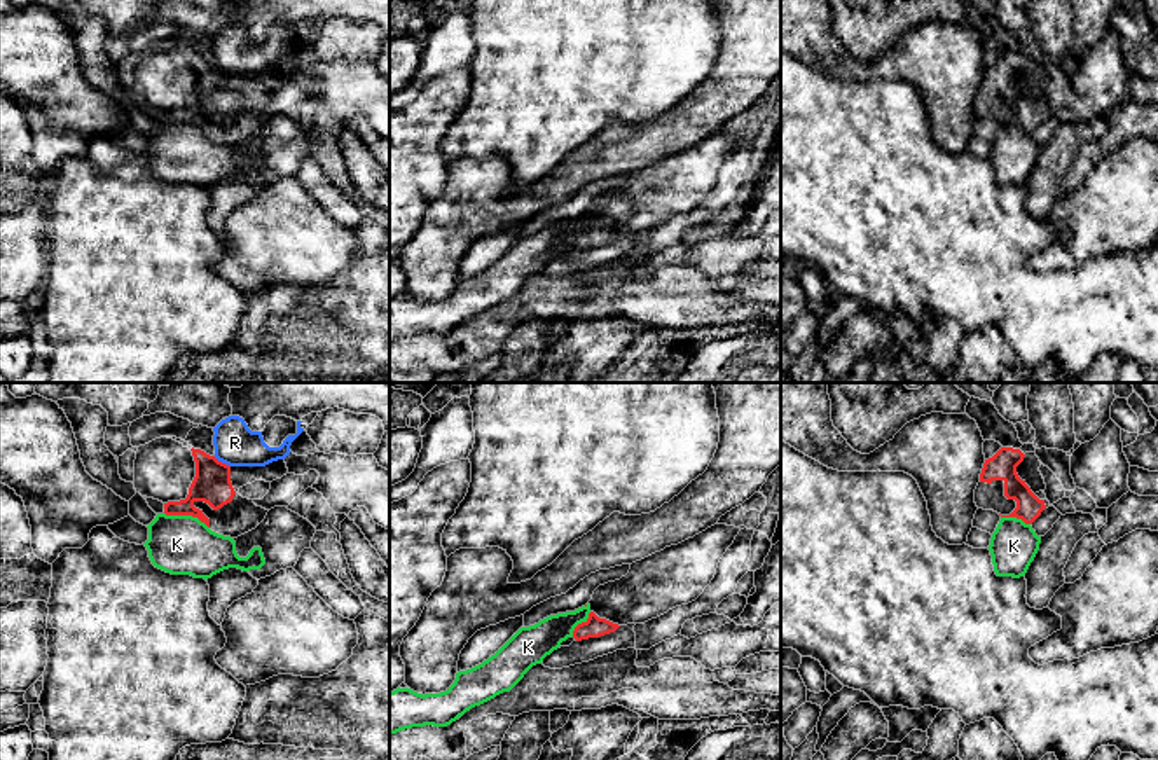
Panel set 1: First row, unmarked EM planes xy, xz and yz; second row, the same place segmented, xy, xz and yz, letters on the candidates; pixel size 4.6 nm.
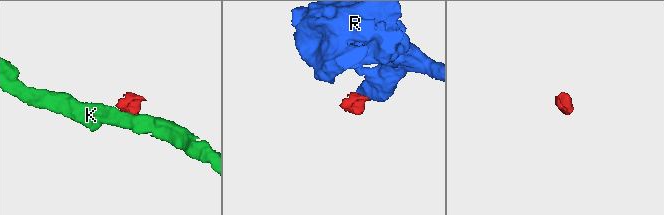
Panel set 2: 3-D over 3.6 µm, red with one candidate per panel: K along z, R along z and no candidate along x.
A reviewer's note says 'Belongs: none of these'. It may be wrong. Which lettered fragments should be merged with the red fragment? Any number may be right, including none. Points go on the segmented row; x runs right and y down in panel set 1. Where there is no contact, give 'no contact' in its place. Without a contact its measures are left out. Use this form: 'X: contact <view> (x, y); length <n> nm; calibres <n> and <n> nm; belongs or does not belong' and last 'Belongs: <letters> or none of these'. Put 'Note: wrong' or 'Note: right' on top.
Note: right
K: contact xy (187, 514); length 220 nm; calibres 180 and 280 nm; does not belong
R: contact xy (220, 462); length 90 nm; calibres 180 and 190 nm; does not belong
Belongs: none of these

